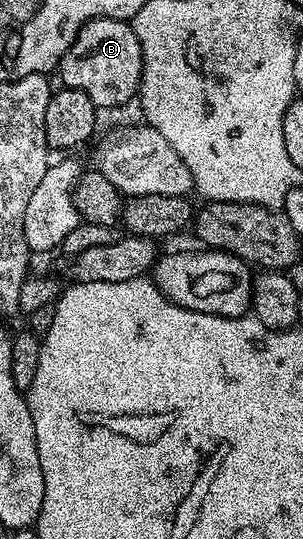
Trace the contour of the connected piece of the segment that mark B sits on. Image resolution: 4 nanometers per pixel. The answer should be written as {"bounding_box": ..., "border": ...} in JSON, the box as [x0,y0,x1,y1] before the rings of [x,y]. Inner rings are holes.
{"bounding_box":[58,17,142,111],"border":[[[97,17],[89,21],[72,43],[68,51],[58,63],[58,71],[64,75],[64,83],[67,89],[84,91],[88,99],[92,99],[94,108],[99,111],[105,109],[118,109],[121,105],[133,102],[138,96],[138,88],[142,82],[142,52],[140,51],[140,39],[136,39],[136,31],[130,21],[117,21],[111,17]]]}

